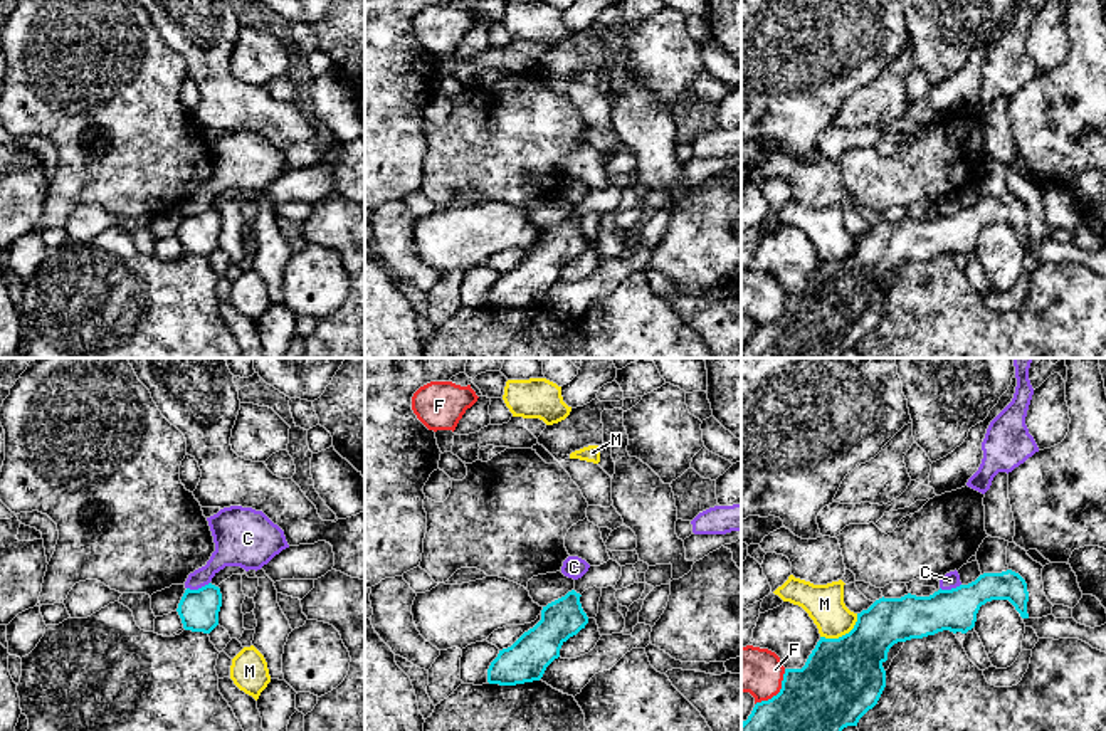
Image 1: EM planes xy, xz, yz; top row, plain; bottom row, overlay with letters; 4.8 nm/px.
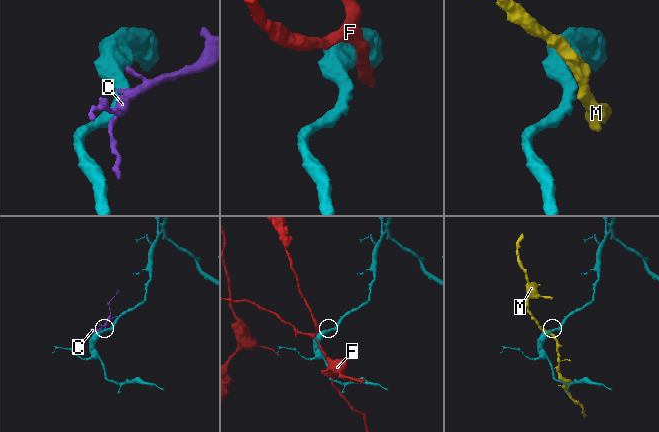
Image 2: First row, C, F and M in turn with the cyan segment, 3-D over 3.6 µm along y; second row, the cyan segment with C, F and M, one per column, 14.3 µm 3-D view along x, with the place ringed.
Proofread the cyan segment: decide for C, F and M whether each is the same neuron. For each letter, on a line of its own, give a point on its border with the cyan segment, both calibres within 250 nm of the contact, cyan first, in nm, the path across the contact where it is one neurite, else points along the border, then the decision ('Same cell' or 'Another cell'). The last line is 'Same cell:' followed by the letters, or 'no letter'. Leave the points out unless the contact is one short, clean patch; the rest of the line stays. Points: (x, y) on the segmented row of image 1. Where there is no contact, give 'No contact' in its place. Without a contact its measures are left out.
C: Touches cyan at xy (199, 589). Thickness 190 nm (cyan) against 180 nm. Boundary: xy (209, 582), (197, 589), (187, 589). Another cell
F: Touches cyan at yz (779, 693). Thickness 360 nm (cyan) against 220 nm. Another cell
M: Touches cyan at yz (842, 636). Thickness 380 nm (cyan) against 190 nm. Another cell
Same cell: no letter

